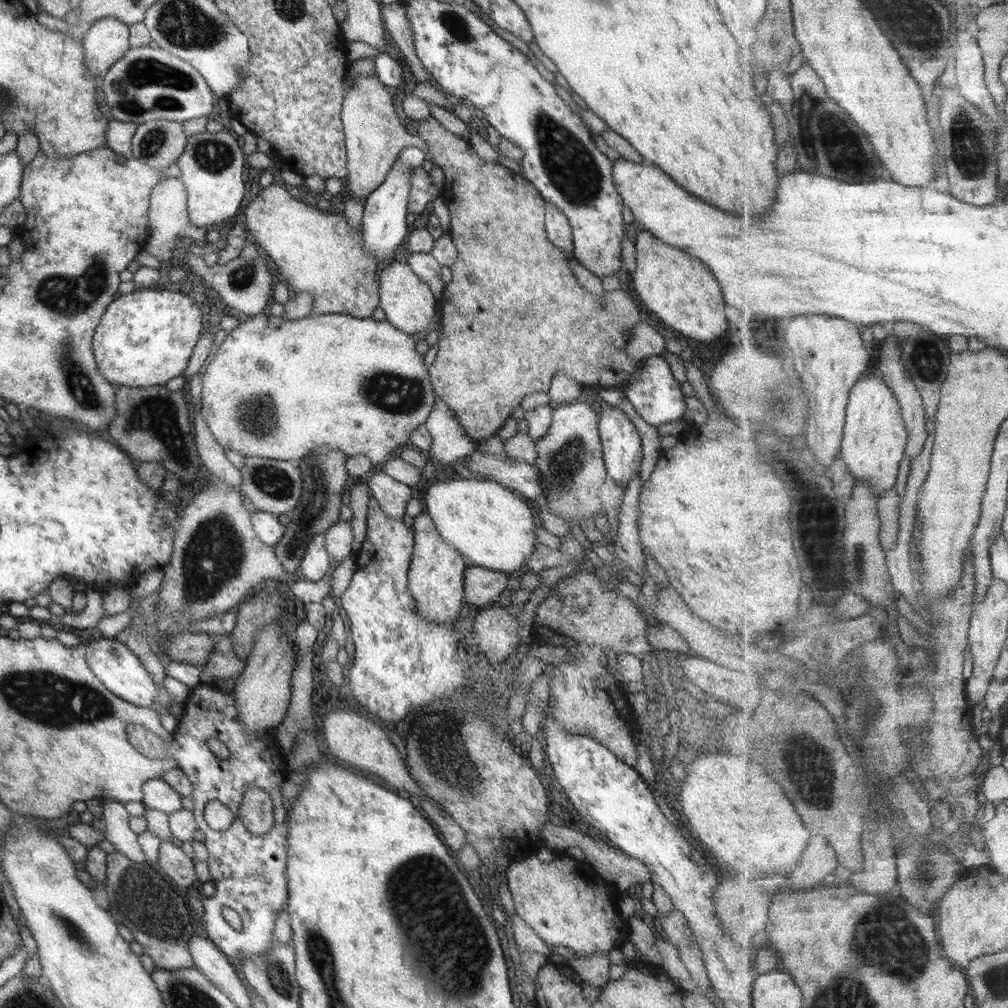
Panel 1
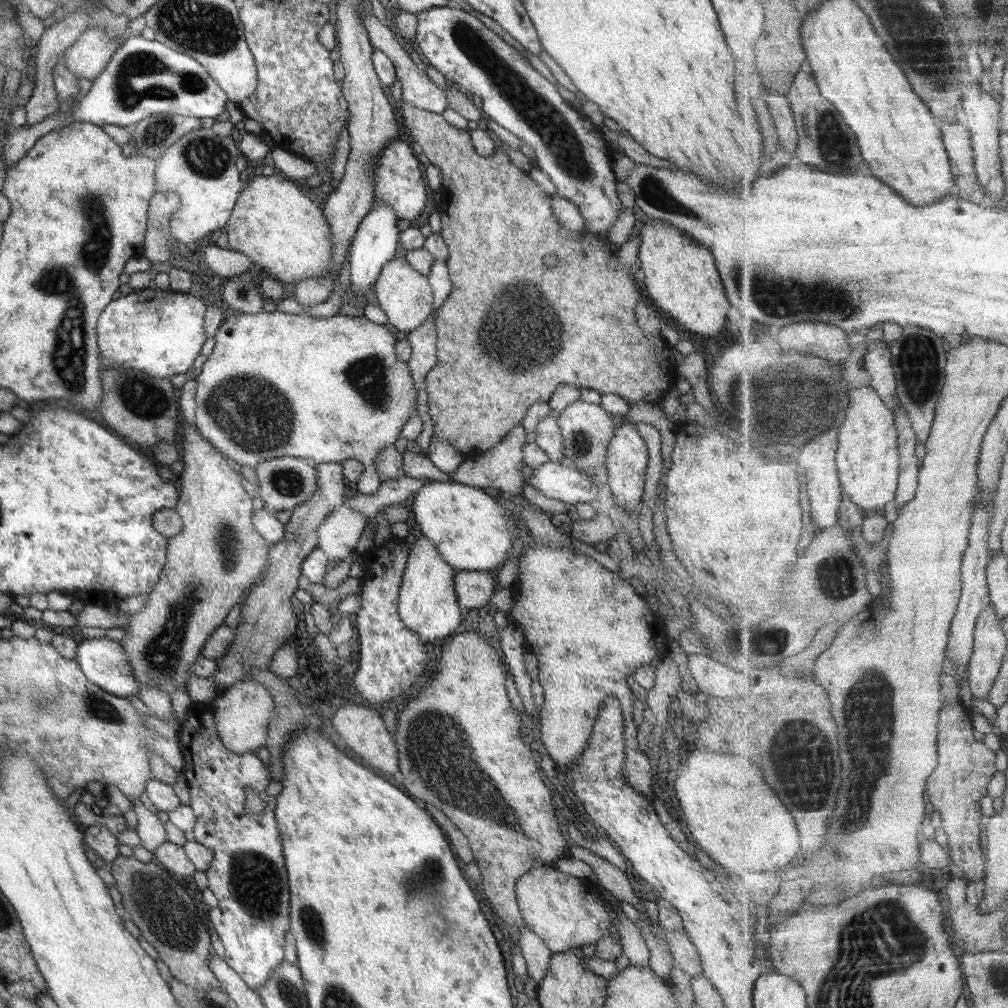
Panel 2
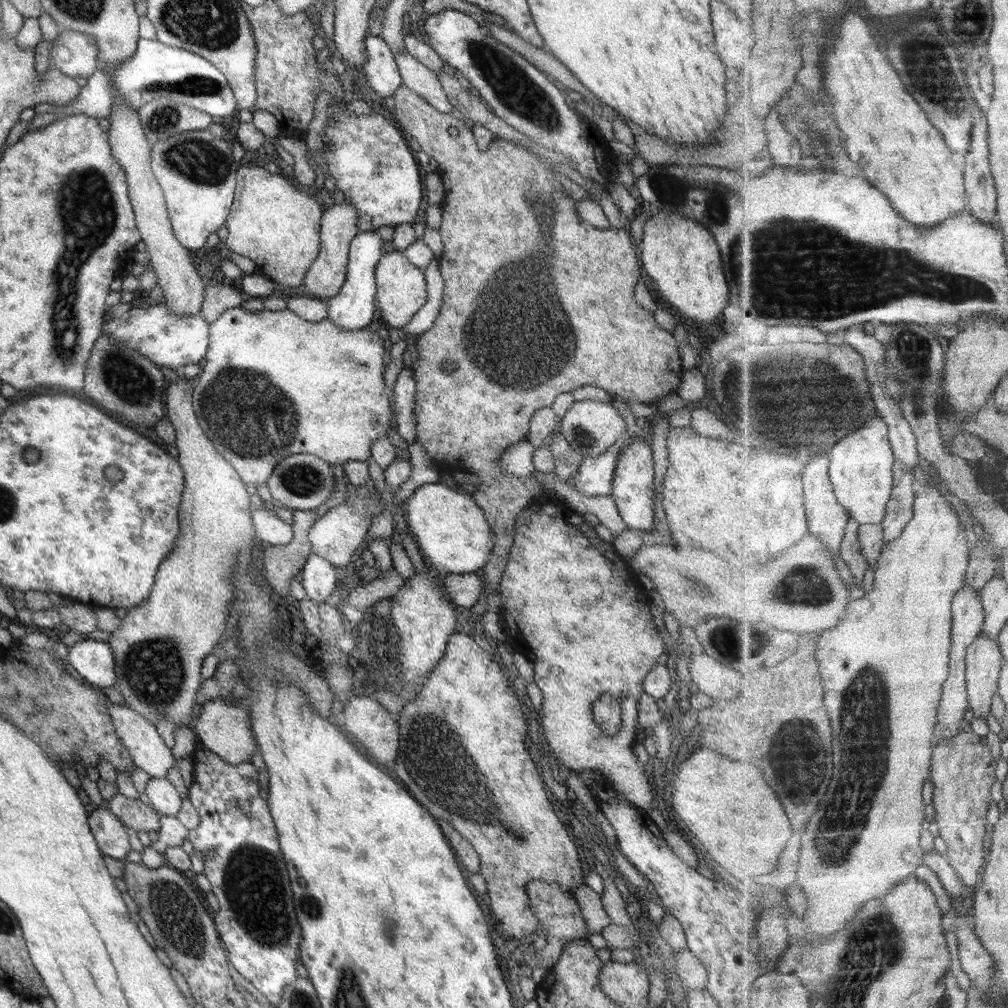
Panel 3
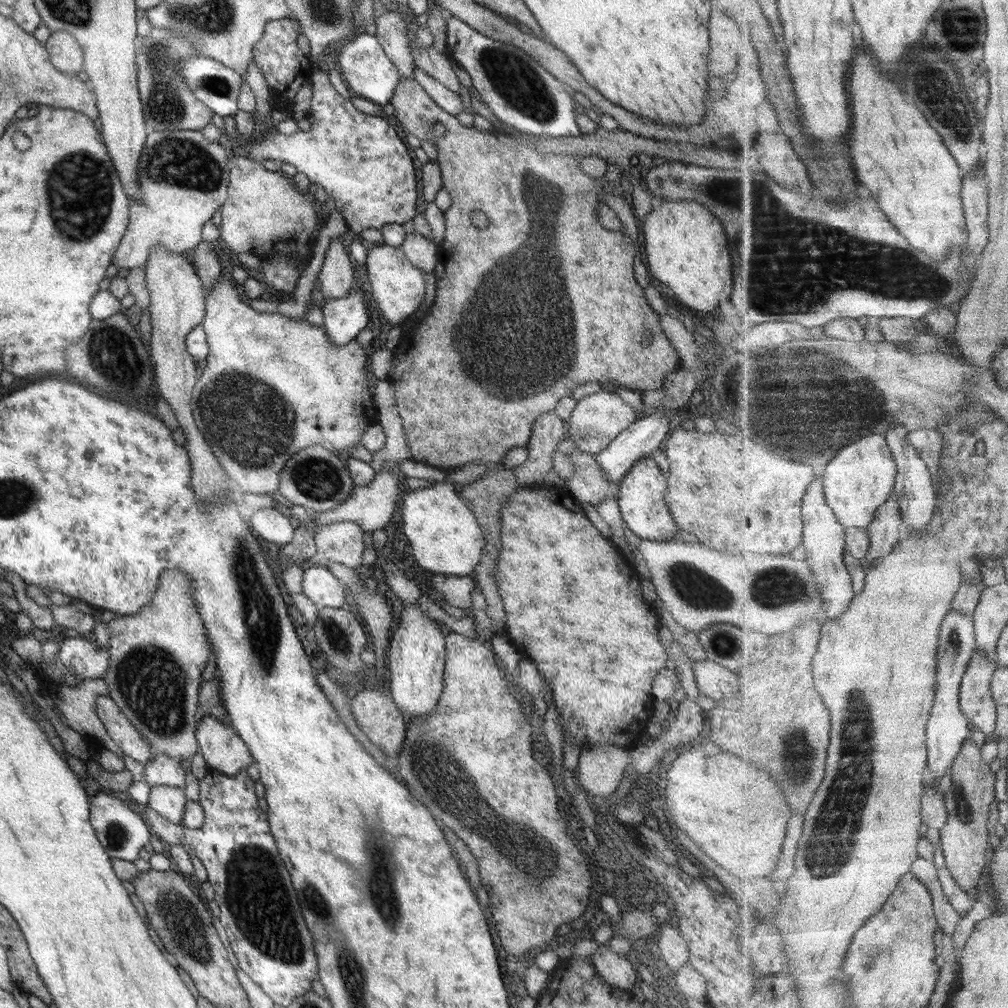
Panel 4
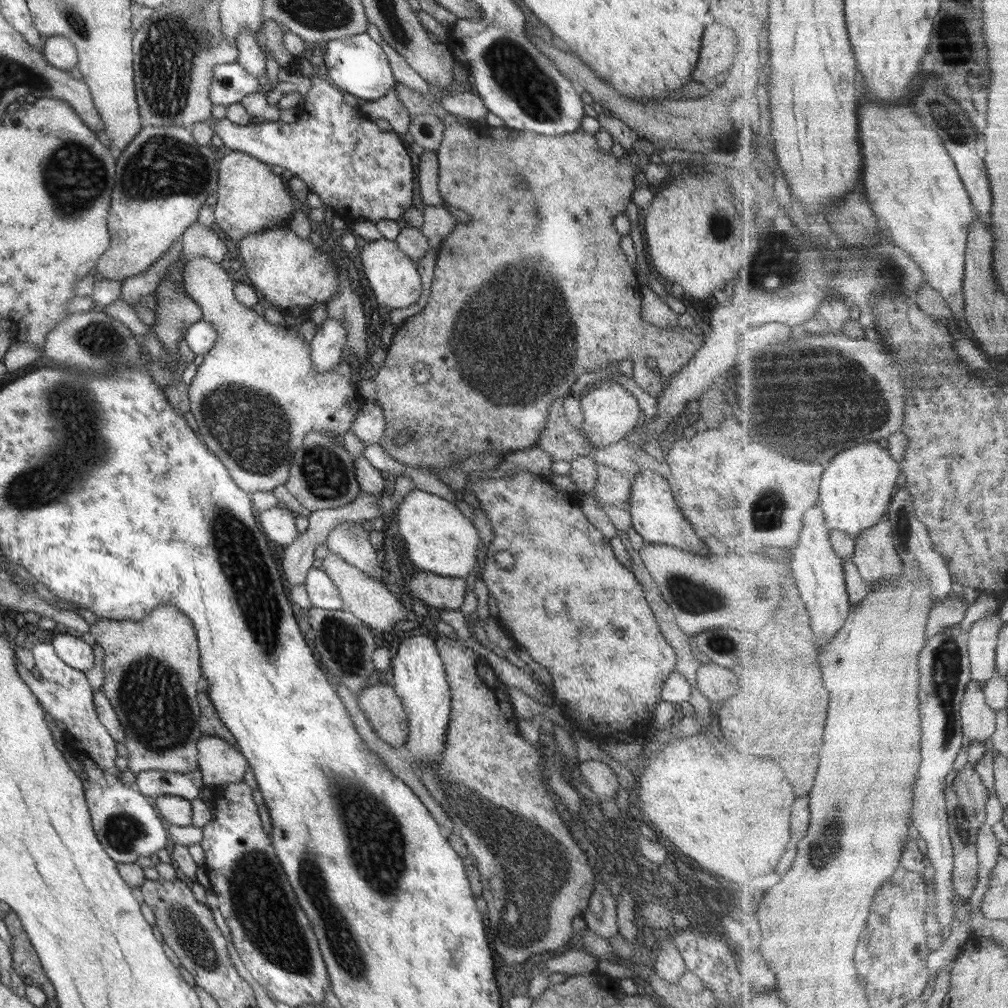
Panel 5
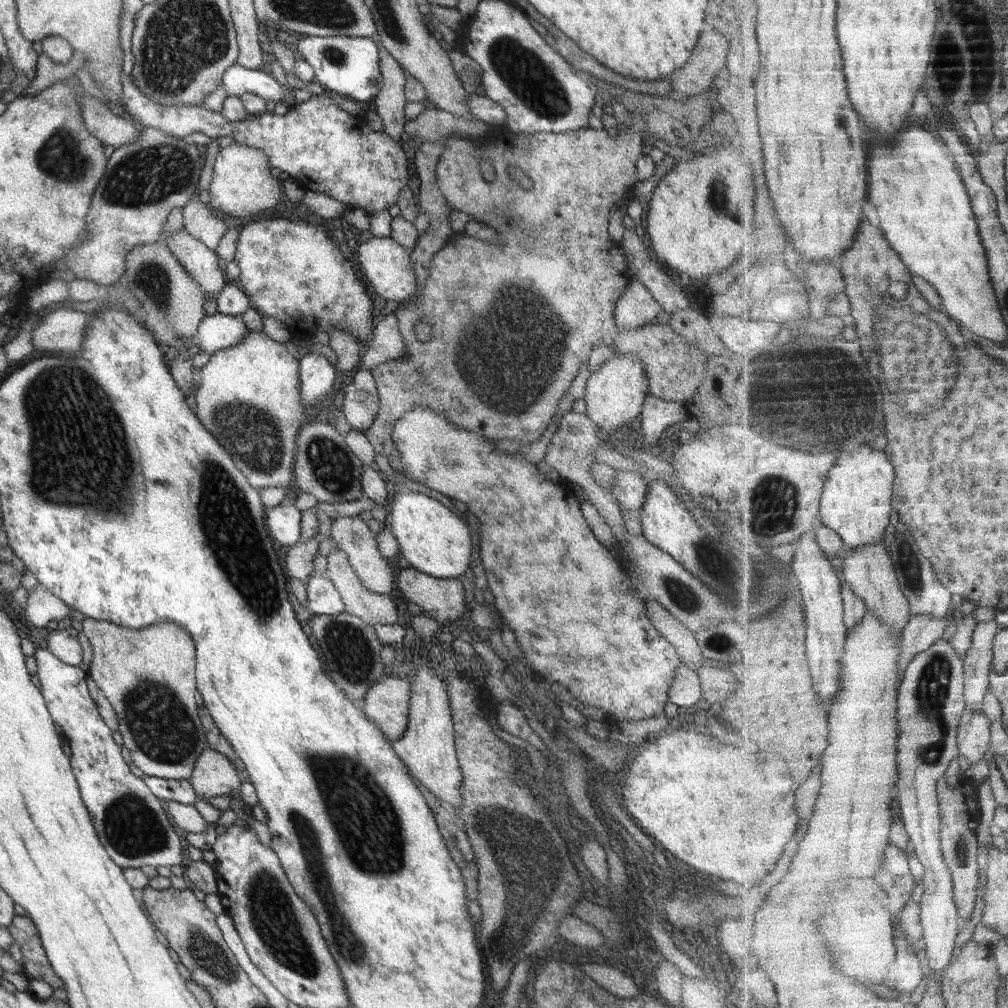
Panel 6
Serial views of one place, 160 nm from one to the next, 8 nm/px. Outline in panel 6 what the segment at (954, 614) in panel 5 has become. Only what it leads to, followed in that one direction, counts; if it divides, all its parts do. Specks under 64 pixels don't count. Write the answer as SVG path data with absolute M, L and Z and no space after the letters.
M913 614L902 632L899 659L900 684L906 668L920 652L929 650L945 634L947 625L954 621L952 615L935 618L928 614Z

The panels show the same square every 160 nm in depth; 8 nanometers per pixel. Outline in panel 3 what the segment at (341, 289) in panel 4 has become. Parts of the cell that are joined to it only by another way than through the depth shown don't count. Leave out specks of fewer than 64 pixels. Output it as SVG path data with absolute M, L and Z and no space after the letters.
M345 200L322 211L318 254L301 281L305 290L319 300L336 296L345 282L349 244L358 234L355 212L356 208Z

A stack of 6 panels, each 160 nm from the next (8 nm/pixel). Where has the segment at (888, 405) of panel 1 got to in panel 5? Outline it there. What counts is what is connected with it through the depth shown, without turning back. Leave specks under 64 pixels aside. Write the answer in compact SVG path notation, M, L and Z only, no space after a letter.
M878 441L864 442L849 450L844 450L831 462L823 474L821 494L826 523L831 529L844 530L854 539L865 529L878 525L890 509L895 492L899 489L901 464L895 462L885 443Z

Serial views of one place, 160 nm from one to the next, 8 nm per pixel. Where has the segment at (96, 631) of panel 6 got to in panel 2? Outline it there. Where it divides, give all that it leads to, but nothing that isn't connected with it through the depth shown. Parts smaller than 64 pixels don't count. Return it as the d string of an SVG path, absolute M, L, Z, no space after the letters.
M180 419L181 426L179 428L178 447L181 454L181 460L183 462L184 469L179 474L181 491L178 494L178 502L174 506L174 510L179 515L183 526L181 530L176 534L166 539L166 561L164 562L163 568L160 570L160 575L155 586L149 593L149 599L144 604L144 607L138 613L130 616L125 626L121 626L122 630L125 630L125 637L120 641L120 645L123 647L124 653L126 654L127 662L131 665L132 675L138 682L138 688L143 685L155 685L159 690L164 690L165 694L171 698L173 691L181 689L186 692L185 681L190 676L190 666L193 661L199 656L199 651L204 645L204 640L221 625L224 624L223 620L230 608L233 608L235 604L241 603L247 590L255 584L261 572L264 572L264 568L268 563L268 547L269 544L266 540L263 540L259 533L254 529L252 525L252 509L251 500L252 493L248 490L248 486L243 481L241 476L237 474L233 469L227 465L223 457L221 457L219 451L217 451L211 444L209 444L199 433L193 430L193 427L186 423L186 421Z

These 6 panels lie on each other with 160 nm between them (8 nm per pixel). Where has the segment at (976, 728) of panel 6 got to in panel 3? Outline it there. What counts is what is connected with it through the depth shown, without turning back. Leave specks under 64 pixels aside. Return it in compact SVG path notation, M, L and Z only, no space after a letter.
M983 632L979 633L976 641L967 653L967 688L970 707L974 716L987 718L992 715L992 704L995 694L998 694L1000 674L1005 663L998 640L989 638Z

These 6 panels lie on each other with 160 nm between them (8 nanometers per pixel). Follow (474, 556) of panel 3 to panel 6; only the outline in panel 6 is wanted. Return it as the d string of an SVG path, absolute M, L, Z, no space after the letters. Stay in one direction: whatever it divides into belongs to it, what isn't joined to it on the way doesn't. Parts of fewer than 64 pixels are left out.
M398 491L391 505L388 526L397 541L398 554L404 565L411 566L433 578L455 578L470 568L472 548L467 524L463 524L455 514L451 514L447 507L437 500L417 492Z

